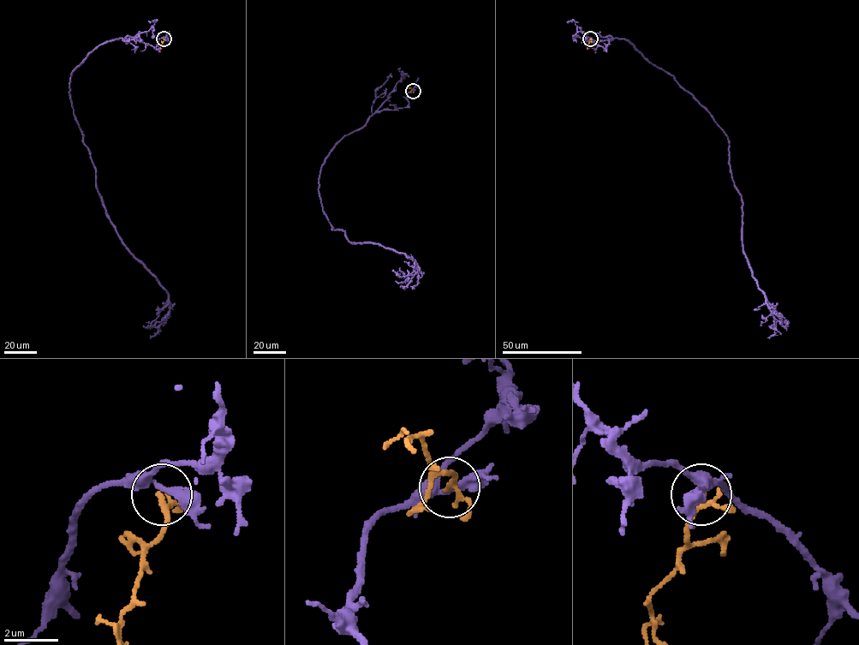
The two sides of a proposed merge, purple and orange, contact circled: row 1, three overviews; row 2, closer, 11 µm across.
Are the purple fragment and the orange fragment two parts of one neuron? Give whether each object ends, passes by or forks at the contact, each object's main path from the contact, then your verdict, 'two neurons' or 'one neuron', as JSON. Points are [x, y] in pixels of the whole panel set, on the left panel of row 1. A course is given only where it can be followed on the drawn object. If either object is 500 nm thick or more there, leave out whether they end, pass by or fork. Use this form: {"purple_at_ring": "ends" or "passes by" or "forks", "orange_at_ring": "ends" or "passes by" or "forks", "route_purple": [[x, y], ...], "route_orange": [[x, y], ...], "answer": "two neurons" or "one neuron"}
{"purple_at_ring": "forks", "orange_at_ring": "forks", "route_purple": [[164, 38], [158, 49], [134, 38], [106, 42], [69, 84], [106, 215], [168, 295], [169, 313], [151, 337]], "route_orange": [[164, 38], [160, 49]], "answer": "two neurons"}

